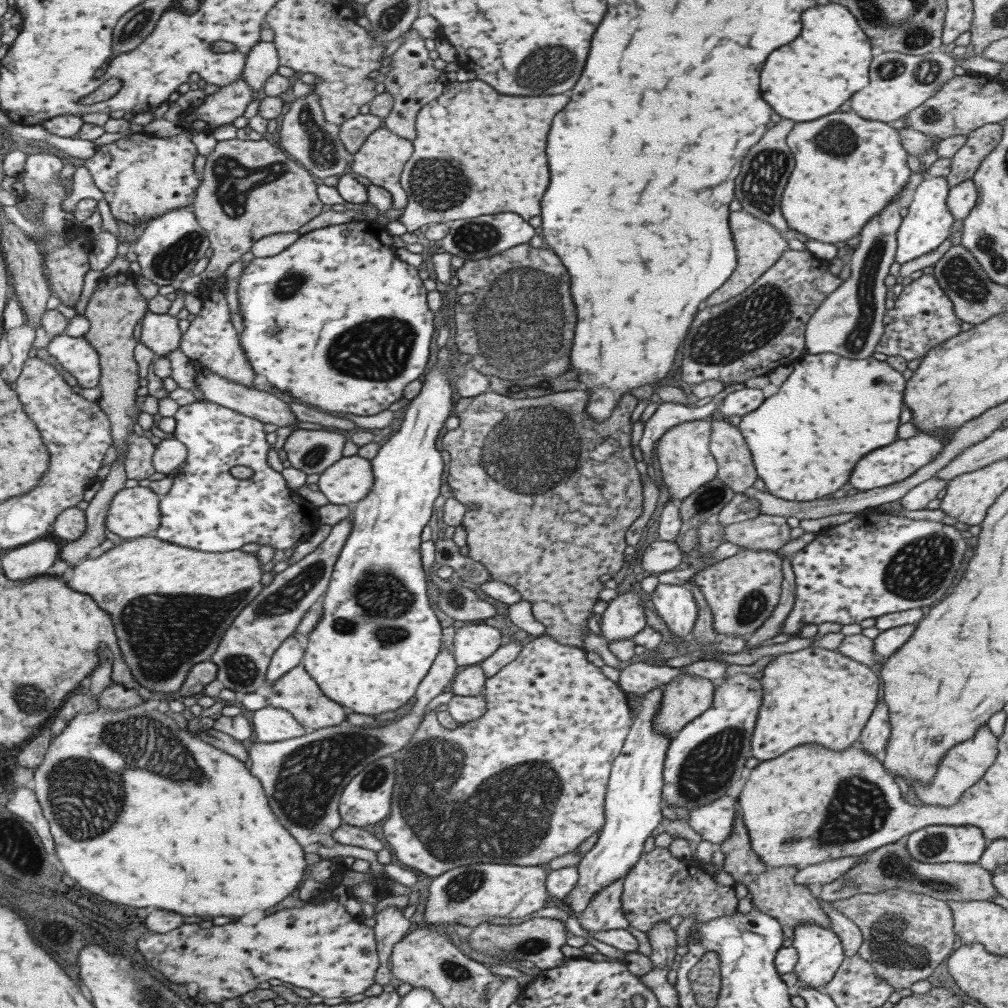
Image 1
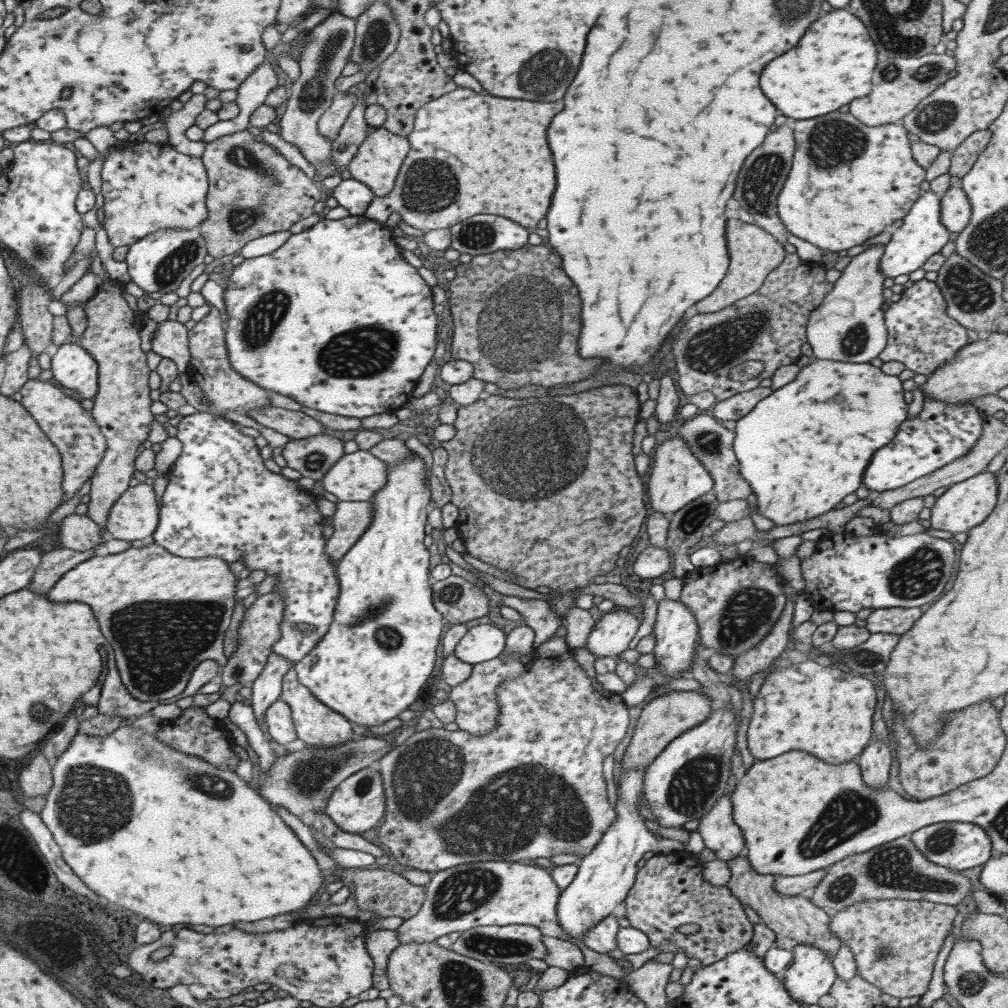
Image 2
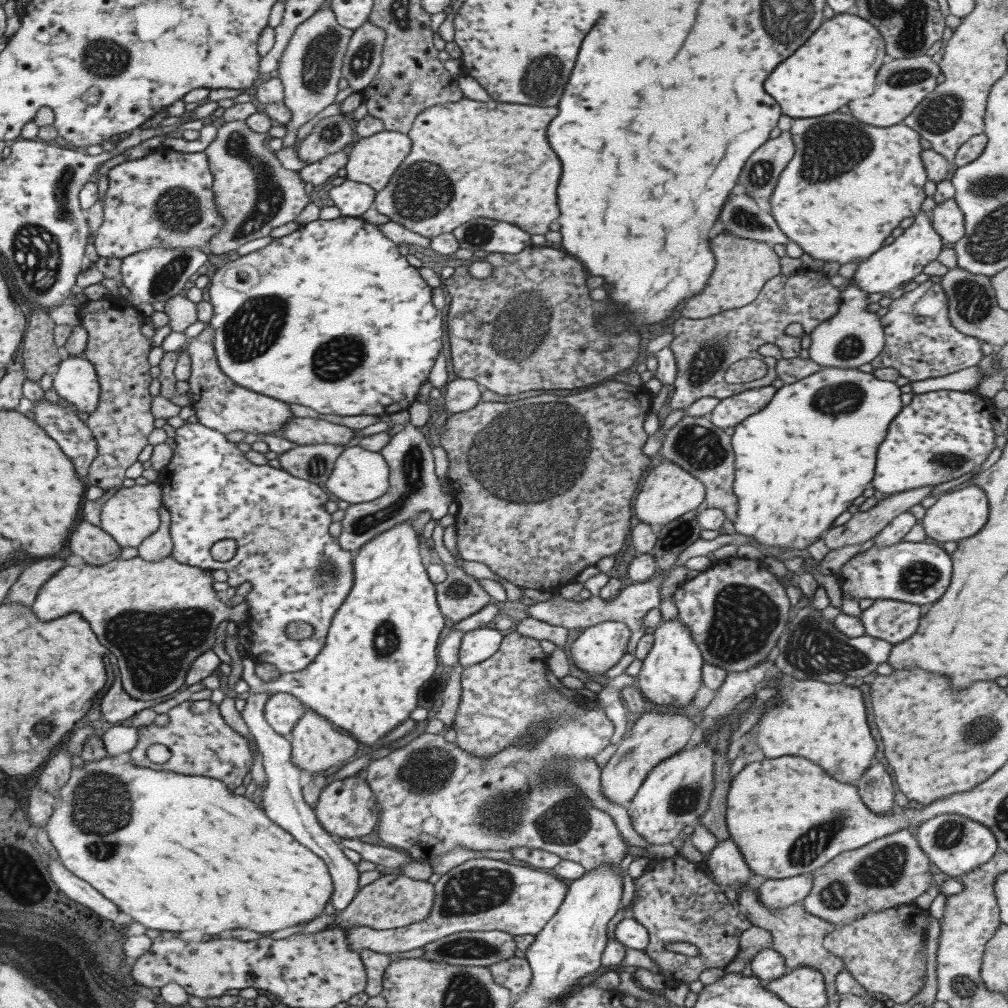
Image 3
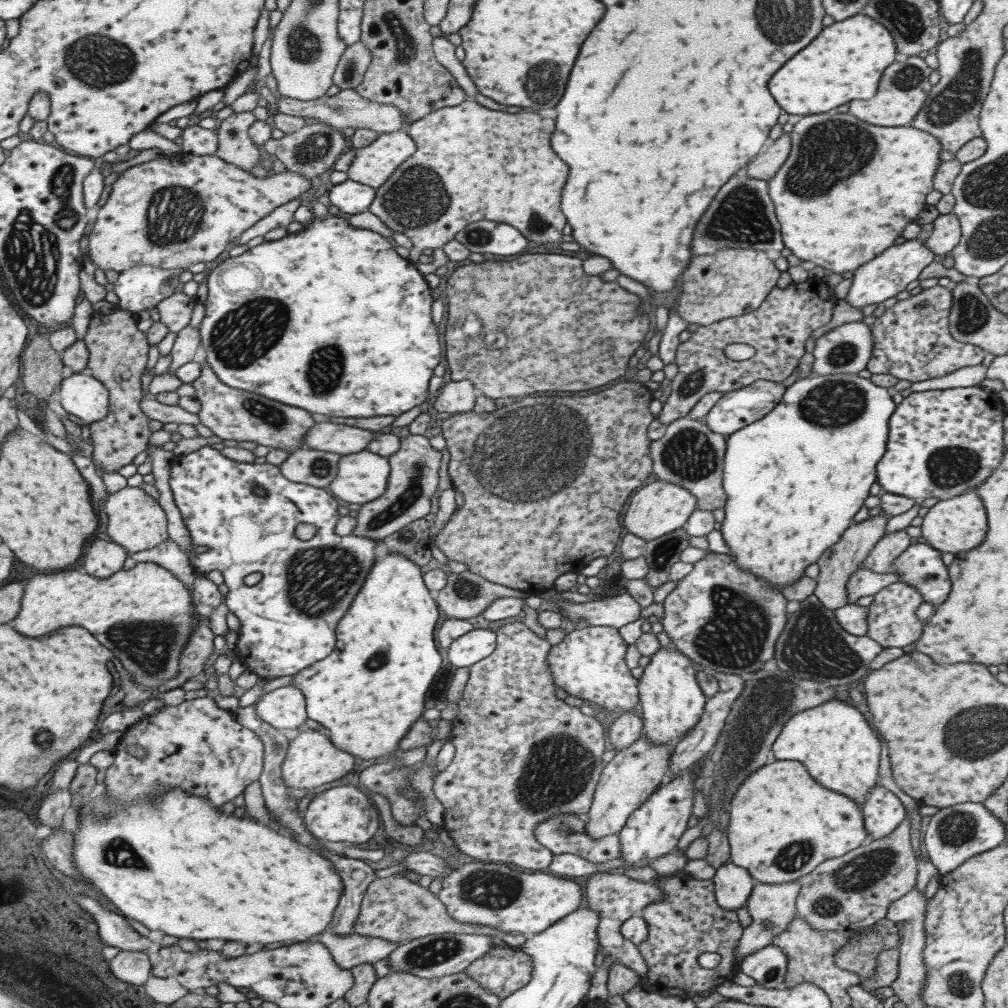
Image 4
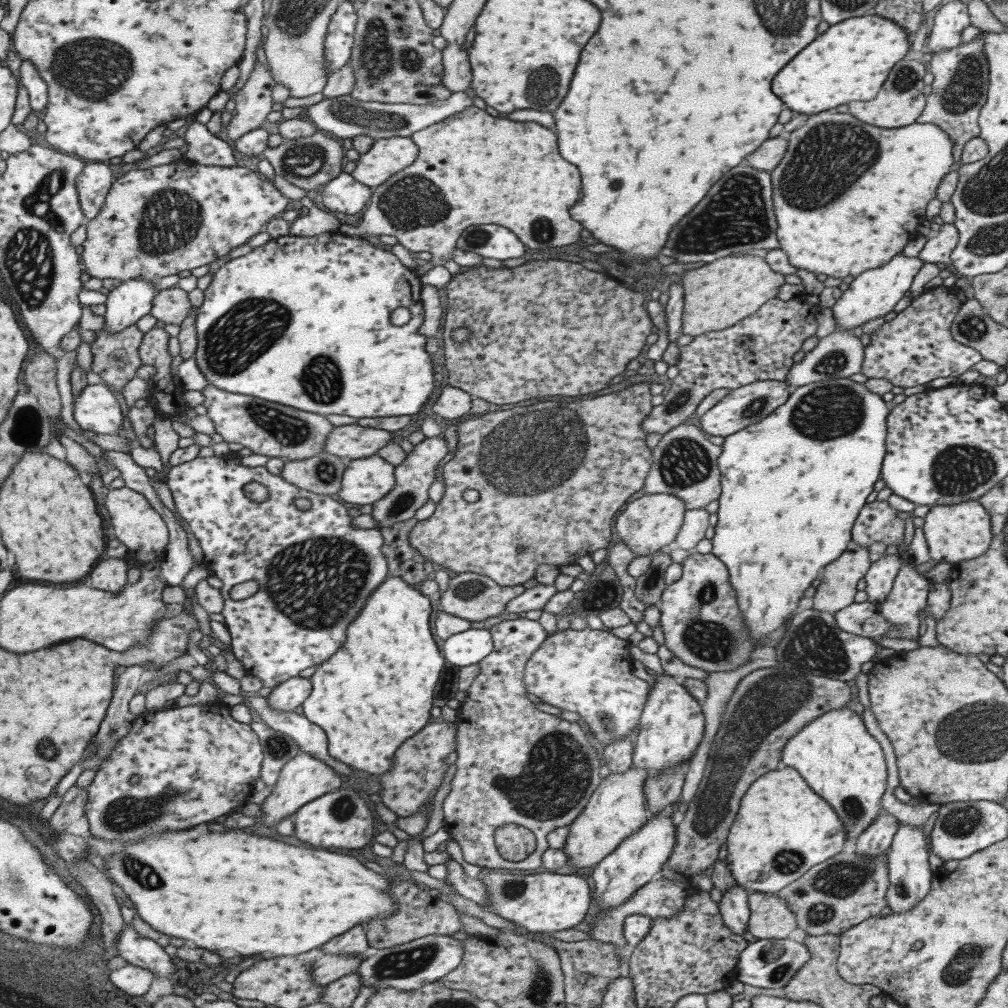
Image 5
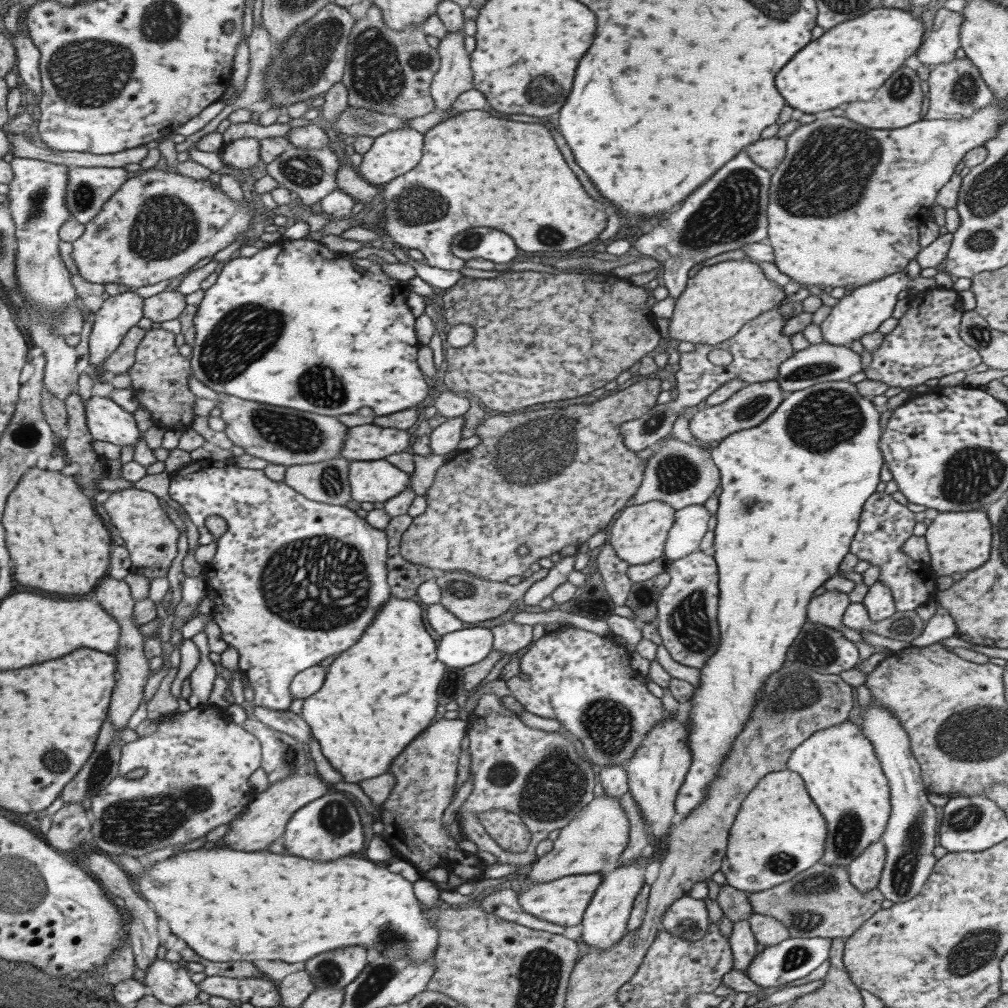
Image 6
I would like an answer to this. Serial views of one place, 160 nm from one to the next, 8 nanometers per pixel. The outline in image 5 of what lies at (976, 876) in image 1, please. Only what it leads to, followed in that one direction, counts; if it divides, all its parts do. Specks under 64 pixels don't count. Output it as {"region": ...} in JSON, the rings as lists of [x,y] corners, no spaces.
{"region":[[[888,848],[877,857],[861,857],[854,854],[839,853],[823,863],[809,868],[776,894],[786,902],[795,916],[797,927],[808,936],[825,934],[841,935],[873,916],[886,906],[885,894],[889,888],[887,873]]]}

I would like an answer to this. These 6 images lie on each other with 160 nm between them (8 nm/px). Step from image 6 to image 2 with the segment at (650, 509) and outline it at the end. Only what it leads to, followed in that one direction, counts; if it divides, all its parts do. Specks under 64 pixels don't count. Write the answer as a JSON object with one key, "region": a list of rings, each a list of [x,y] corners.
{"region":[[[671,437],[658,446],[653,452],[653,466],[647,472],[649,472],[647,504],[651,510],[659,512],[663,516],[671,516],[685,504],[689,504],[691,500],[712,490],[709,473],[701,466],[696,457],[693,457],[693,453],[689,453],[689,449],[681,437]]]}

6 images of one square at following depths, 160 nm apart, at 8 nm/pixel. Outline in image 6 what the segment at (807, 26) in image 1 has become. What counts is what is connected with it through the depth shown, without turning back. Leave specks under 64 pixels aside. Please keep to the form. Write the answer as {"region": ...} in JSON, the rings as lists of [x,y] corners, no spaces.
{"region":[[[881,6],[869,9],[853,20],[829,28],[817,40],[811,40],[805,48],[801,48],[801,52],[797,52],[797,56],[793,56],[793,60],[789,60],[789,64],[785,64],[785,68],[777,72],[775,88],[783,96],[787,106],[805,114],[817,112],[823,115],[821,110],[831,110],[839,104],[847,104],[855,100],[865,102],[897,68],[903,66],[905,58],[917,52],[917,48],[922,43],[921,36],[923,36],[923,24],[921,20],[915,20],[909,11]]]}

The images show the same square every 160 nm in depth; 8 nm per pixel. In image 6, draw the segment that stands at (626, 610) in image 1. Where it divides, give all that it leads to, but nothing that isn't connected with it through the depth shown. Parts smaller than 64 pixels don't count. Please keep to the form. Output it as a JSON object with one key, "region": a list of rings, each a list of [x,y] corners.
{"region":[[[565,626],[560,630],[544,633],[535,640],[520,659],[519,673],[505,681],[505,684],[510,696],[529,714],[557,720],[563,730],[576,736],[581,741],[586,760],[596,769],[614,764],[622,765],[633,756],[650,728],[663,720],[665,715],[661,699],[651,695],[643,678],[629,667],[630,657],[630,652],[614,643],[610,637]]]}

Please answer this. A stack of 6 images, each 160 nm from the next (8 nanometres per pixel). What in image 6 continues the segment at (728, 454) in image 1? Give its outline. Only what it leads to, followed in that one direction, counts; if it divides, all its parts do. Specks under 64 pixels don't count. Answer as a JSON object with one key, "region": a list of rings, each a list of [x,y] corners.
{"region":[[[673,436],[665,438],[646,461],[641,482],[633,495],[633,505],[659,500],[673,508],[673,511],[703,505],[717,488],[720,476],[710,455],[711,452],[705,451],[704,447],[689,445]]]}

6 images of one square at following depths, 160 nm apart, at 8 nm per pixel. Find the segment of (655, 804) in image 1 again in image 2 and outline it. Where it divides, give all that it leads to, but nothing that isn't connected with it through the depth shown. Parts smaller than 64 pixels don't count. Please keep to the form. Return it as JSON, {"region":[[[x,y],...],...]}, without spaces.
{"region":[[[624,760],[620,761],[621,777],[619,791],[616,792],[614,821],[598,840],[597,846],[591,853],[580,857],[574,880],[563,889],[556,904],[557,925],[561,931],[567,933],[577,942],[583,941],[584,934],[595,927],[603,918],[621,909],[622,903],[629,889],[635,881],[637,862],[645,852],[654,851],[655,854],[673,855],[685,850],[681,842],[673,839],[656,840],[649,831],[641,816],[637,813],[635,800],[642,798],[642,780],[646,768],[624,768]]]}

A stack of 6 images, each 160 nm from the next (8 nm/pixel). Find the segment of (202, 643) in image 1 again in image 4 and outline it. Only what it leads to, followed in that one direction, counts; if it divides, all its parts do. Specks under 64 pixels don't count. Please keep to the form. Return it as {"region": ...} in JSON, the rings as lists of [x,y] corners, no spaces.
{"region":[[[156,562],[135,563],[131,569],[118,570],[109,578],[95,578],[88,573],[79,573],[76,569],[57,570],[38,573],[25,580],[21,610],[11,623],[29,638],[49,634],[65,626],[88,629],[89,634],[94,636],[99,644],[120,660],[138,687],[152,689],[153,686],[176,676],[181,650],[190,639],[190,632],[197,622],[193,611],[194,601],[196,594],[185,588],[176,576]]]}

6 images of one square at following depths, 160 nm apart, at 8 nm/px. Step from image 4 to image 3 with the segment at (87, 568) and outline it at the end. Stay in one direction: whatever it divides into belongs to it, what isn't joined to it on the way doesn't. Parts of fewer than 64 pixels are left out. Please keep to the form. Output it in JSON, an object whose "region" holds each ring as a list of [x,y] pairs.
{"region":[[[83,520],[72,529],[68,548],[71,554],[90,566],[107,564],[119,558],[121,552],[121,547],[106,532]]]}

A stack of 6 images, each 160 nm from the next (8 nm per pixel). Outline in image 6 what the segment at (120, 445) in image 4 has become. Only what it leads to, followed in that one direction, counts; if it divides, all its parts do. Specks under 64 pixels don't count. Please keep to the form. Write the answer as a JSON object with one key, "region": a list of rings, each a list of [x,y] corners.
{"region":[[[137,325],[132,326],[121,339],[121,344],[104,360],[103,373],[107,373],[108,377],[128,373],[128,368],[134,361],[136,346],[145,333]]]}

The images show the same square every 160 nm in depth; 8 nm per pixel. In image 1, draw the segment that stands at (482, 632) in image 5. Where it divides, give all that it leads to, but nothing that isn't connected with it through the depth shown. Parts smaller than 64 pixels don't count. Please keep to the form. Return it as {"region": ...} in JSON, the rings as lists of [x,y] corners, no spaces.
{"region":[[[485,624],[464,625],[453,636],[454,661],[459,668],[477,665],[501,644],[499,630]]]}

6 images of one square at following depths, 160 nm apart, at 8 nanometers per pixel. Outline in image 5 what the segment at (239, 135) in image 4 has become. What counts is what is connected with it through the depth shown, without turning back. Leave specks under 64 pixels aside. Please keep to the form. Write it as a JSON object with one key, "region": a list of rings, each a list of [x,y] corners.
{"region":[[[255,61],[248,79],[232,96],[236,115],[231,117],[229,125],[225,127],[230,139],[234,141],[242,134],[259,127],[265,120],[265,115],[275,107],[271,99],[271,90],[275,84],[268,66]]]}

